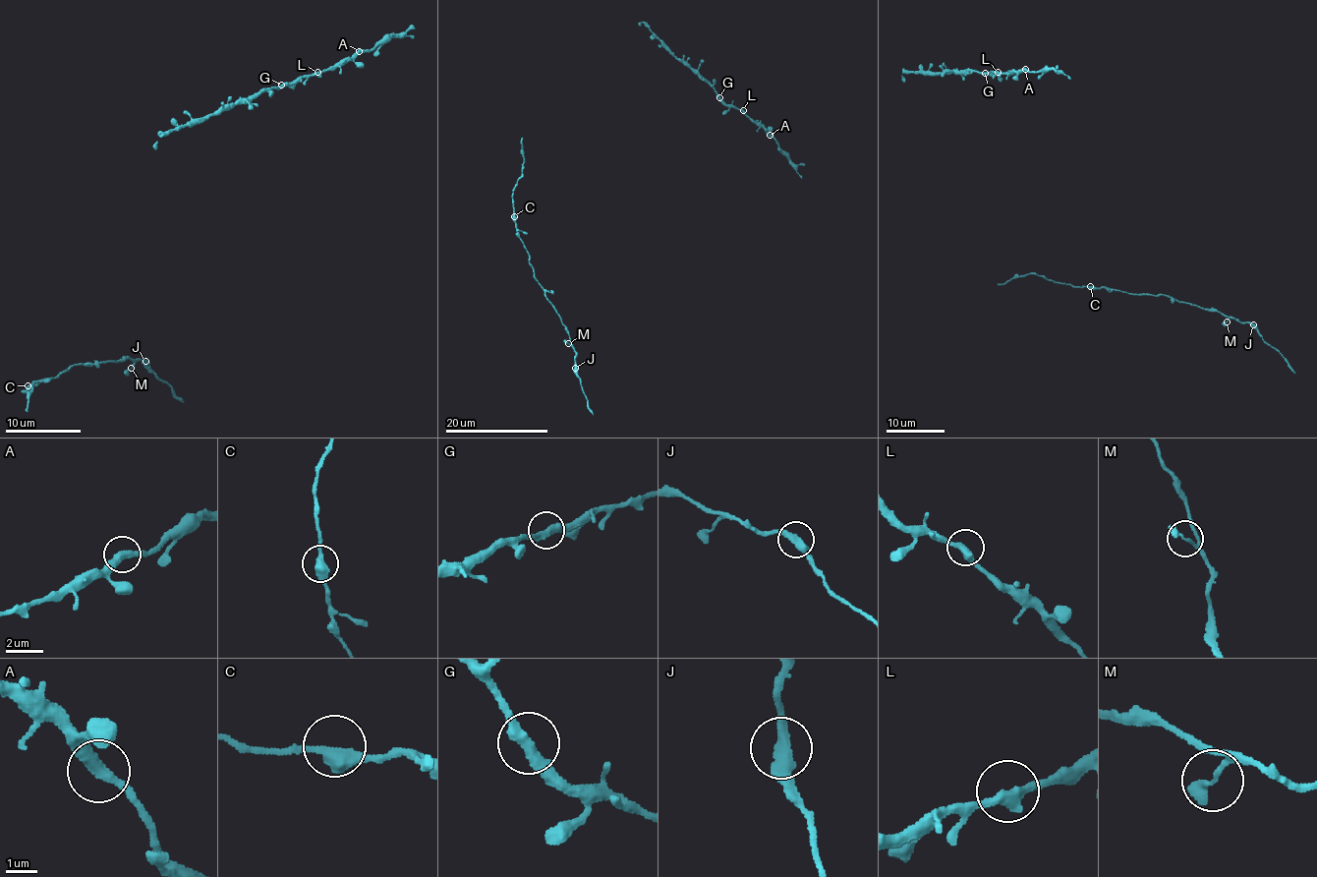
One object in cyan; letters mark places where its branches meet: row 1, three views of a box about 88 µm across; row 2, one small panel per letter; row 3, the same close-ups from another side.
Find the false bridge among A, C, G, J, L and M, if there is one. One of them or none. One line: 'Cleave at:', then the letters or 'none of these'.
Cleave at: none of these

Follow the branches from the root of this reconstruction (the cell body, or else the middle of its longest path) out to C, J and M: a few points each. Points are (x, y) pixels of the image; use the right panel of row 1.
C: (1015, 274), (1037, 273), (1074, 287), (1090, 286)
J: (1015, 274), (1037, 273), (1074, 287), (1169, 296), (1253, 325)
M: (1015, 274), (1037, 273), (1074, 287), (1169, 296), (1218, 311), (1229, 318), (1226, 321)

